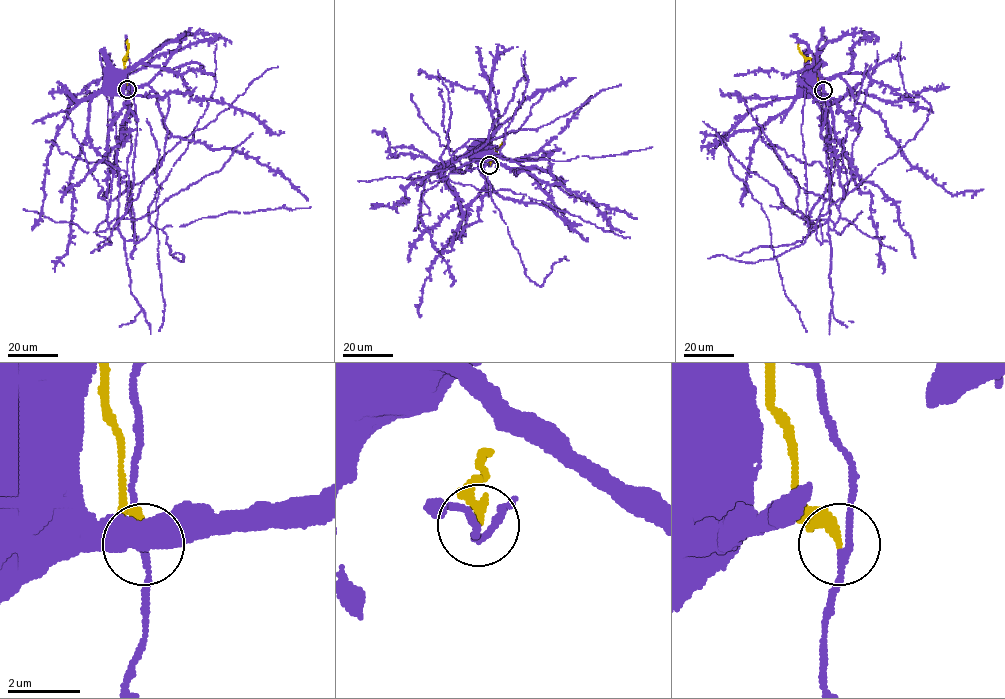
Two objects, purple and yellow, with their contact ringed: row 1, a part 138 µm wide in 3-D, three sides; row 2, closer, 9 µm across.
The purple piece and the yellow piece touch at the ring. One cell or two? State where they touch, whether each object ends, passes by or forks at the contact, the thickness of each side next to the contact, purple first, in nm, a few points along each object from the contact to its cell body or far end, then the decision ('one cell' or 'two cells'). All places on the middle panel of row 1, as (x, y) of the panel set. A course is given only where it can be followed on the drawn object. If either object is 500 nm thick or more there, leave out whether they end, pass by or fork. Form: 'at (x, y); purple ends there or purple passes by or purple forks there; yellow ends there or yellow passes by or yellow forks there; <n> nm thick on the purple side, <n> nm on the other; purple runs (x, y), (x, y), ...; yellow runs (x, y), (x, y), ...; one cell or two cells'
at (489, 165); purple passes by; yellow ends there; 170 nm thick on the purple side, 260 nm on the other; purple runs (489, 165), (471, 171), (466, 168), (471, 160), (452, 166), (462, 173), (469, 170), (474, 144), (479, 143); yellow runs (489, 165), (492, 155), (503, 142); two cells

